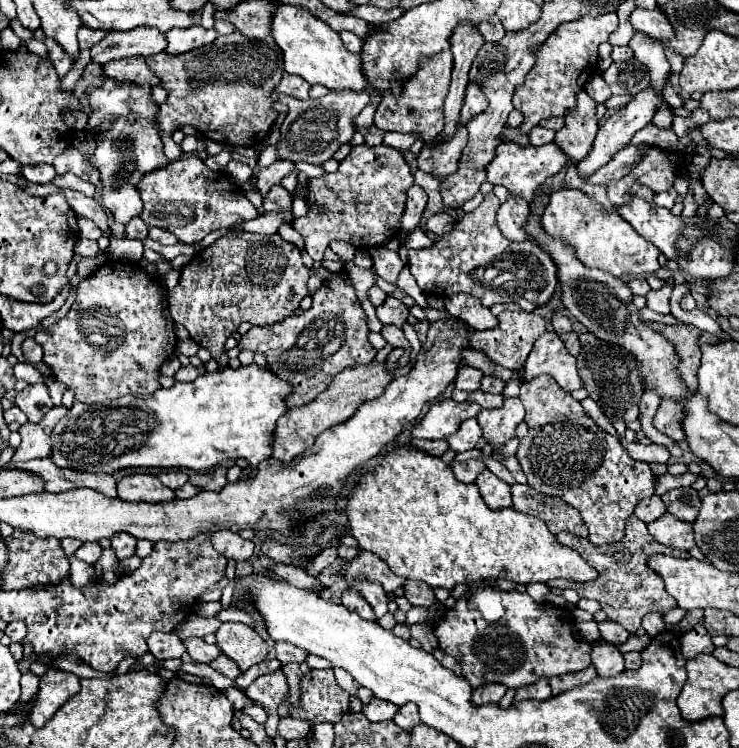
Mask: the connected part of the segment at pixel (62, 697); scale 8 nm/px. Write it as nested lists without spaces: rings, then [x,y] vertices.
[[[49,667],[49,671],[41,677],[37,703],[29,715],[29,723],[35,729],[41,729],[79,689],[81,685],[77,675]]]

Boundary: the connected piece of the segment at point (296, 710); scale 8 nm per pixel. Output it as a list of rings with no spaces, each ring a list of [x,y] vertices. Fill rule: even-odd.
[[[311,669],[307,675],[301,677],[299,703],[289,709],[289,717],[309,721],[311,725],[337,723],[347,711],[349,711],[349,695],[335,683],[333,669]]]

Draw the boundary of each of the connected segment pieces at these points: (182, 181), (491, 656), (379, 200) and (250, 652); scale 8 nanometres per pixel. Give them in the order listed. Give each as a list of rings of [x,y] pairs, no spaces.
[[[195,155],[171,161],[169,165],[147,173],[141,179],[141,201],[141,219],[149,227],[171,231],[181,243],[199,243],[211,231],[259,217],[253,203],[237,185],[231,185],[223,173],[207,169],[205,163]]]
[[[495,591],[499,599],[499,607],[503,607],[503,615],[487,621],[479,609],[469,609],[465,599],[459,599],[453,609],[447,609],[447,615],[439,619],[435,625],[435,637],[439,641],[439,647],[447,651],[463,669],[463,677],[469,681],[473,689],[485,685],[485,683],[501,683],[507,689],[519,689],[525,685],[531,685],[539,681],[541,677],[549,679],[555,675],[565,675],[573,671],[583,671],[591,665],[591,645],[585,641],[577,641],[573,637],[573,615],[569,609],[555,607],[549,603],[535,603],[527,593],[517,591]]]
[[[355,145],[351,153],[341,161],[337,173],[325,173],[319,179],[309,181],[309,201],[325,205],[325,213],[307,213],[293,221],[293,227],[303,235],[305,249],[313,261],[323,261],[323,251],[331,241],[345,241],[357,249],[369,249],[383,245],[399,231],[399,221],[405,207],[405,191],[414,183],[410,167],[403,153],[387,145]]]
[[[223,623],[215,631],[215,637],[219,649],[233,659],[241,671],[261,663],[267,655],[265,641],[245,623]]]

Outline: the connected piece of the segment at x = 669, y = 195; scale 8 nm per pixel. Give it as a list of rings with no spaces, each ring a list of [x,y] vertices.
[[[672,187],[667,191],[663,191],[663,193],[653,195],[653,203],[655,203],[655,205],[659,205],[659,207],[671,207],[671,205],[674,205],[676,197],[677,192],[674,187]]]

